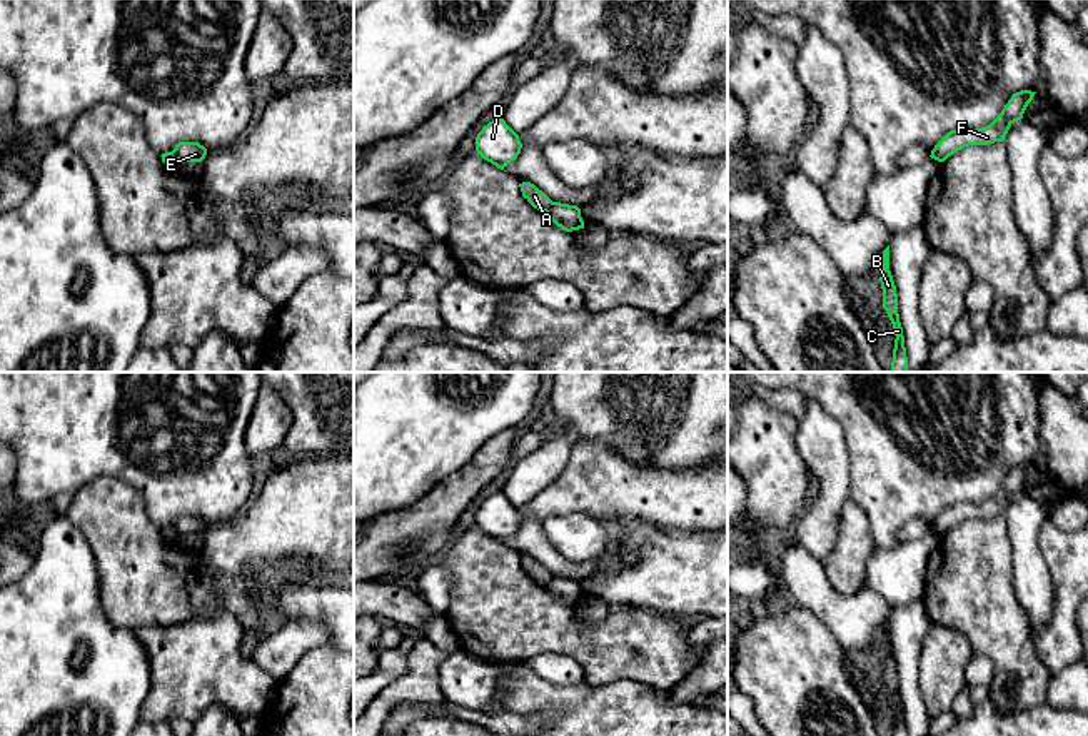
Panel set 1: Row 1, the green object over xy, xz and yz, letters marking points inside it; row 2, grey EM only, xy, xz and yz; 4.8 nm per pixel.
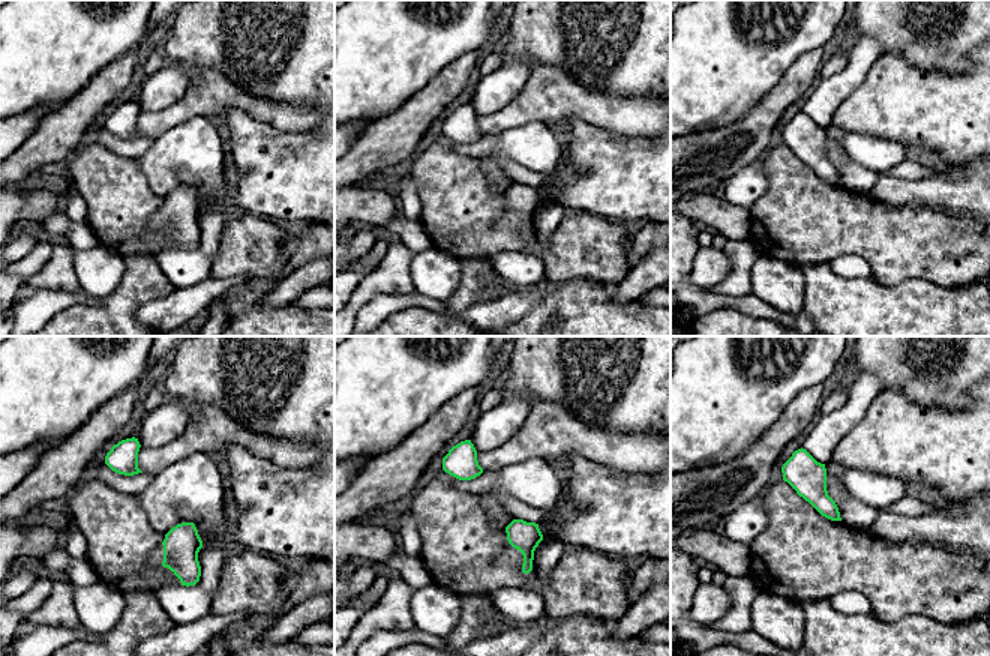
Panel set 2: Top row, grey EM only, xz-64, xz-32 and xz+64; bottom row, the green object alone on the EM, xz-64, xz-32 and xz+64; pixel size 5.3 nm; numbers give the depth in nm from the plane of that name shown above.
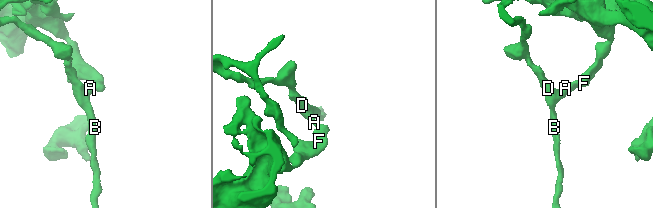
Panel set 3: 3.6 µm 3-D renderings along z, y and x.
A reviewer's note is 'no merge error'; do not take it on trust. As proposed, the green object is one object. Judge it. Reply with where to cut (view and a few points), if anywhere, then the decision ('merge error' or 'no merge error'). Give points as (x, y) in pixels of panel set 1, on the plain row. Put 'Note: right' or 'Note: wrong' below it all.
cut in xz along (553, 576), (546, 586); merge error
Note: wrong

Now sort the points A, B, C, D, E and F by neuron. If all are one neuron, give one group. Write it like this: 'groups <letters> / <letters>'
groups A B C D / E F

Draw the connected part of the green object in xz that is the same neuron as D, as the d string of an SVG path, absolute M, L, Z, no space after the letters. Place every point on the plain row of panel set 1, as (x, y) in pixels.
M502 491L484 499L476 511L477 529L501 544L517 532L521 522L522 517L519 509L506 497Z

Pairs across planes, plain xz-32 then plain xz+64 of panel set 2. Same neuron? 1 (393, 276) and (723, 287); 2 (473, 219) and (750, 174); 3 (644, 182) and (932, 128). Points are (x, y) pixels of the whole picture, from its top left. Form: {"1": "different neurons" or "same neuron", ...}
{"1": "same neuron", "2": "different neurons", "3": "different neurons"}

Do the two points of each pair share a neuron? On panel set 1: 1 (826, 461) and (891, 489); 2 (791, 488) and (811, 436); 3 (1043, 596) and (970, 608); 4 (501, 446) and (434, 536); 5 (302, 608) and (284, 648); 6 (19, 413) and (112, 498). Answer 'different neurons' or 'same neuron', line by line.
1: different neurons
2: different neurons
3: different neurons
4: same neuron
5: different neurons
6: different neurons

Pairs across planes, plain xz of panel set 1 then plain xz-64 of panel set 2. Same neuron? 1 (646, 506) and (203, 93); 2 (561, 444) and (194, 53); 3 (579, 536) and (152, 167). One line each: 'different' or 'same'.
1: same
2: different
3: same

